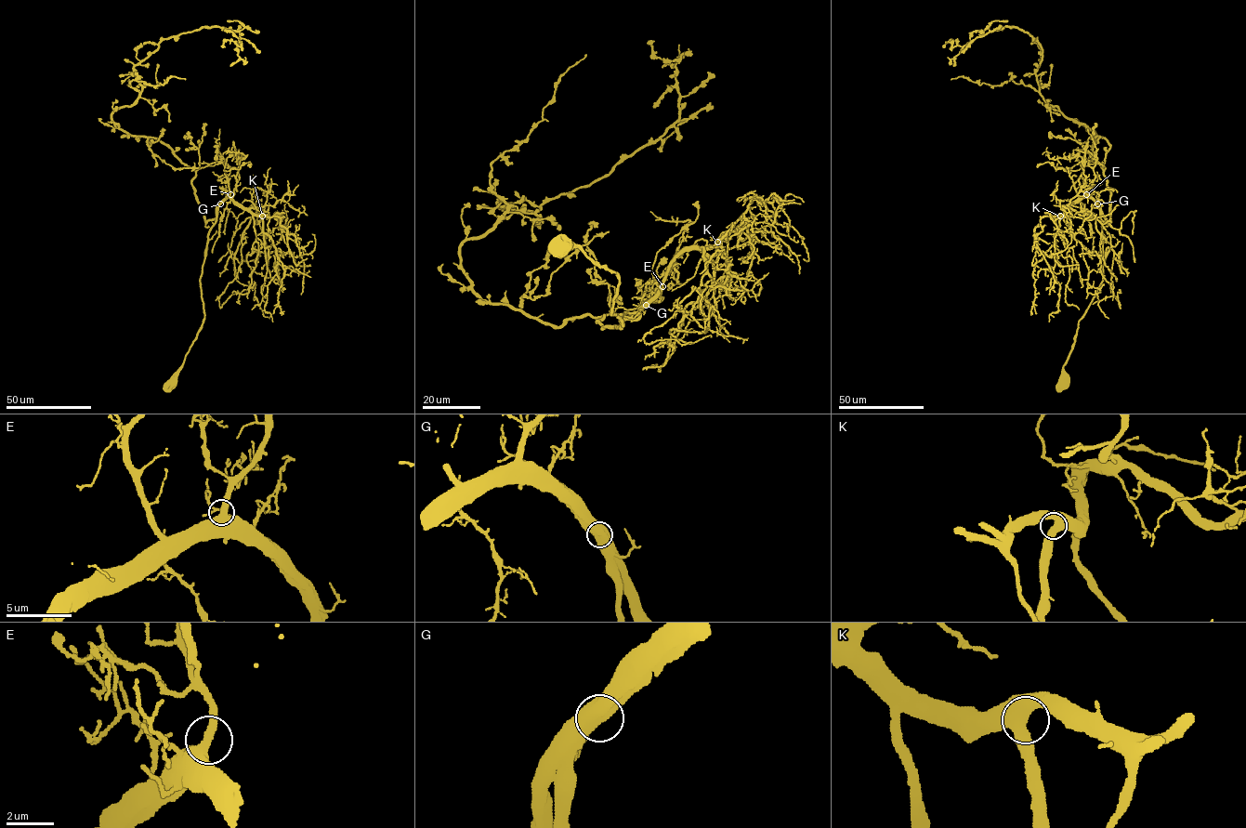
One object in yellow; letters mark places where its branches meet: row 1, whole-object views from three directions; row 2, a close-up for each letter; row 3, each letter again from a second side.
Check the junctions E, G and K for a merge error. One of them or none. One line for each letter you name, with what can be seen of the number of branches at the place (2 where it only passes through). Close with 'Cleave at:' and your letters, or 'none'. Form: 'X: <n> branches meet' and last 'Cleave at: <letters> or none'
Cleave at: none

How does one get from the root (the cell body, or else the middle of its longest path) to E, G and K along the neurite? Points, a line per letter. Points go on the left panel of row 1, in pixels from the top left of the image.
E: (172, 384), (204, 317), (200, 279), (208, 233), (216, 220), (216, 207), (230, 194)
G: (172, 384), (204, 317), (200, 279), (208, 233), (220, 203)
K: (172, 384), (204, 317), (200, 279), (208, 233), (216, 220), (216, 207), (229, 197), (241, 207), (262, 216)

